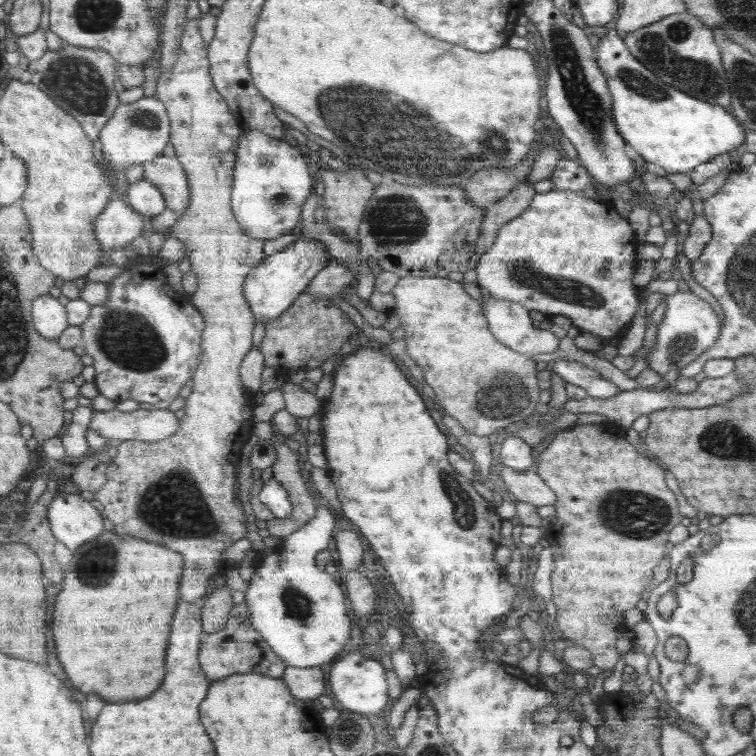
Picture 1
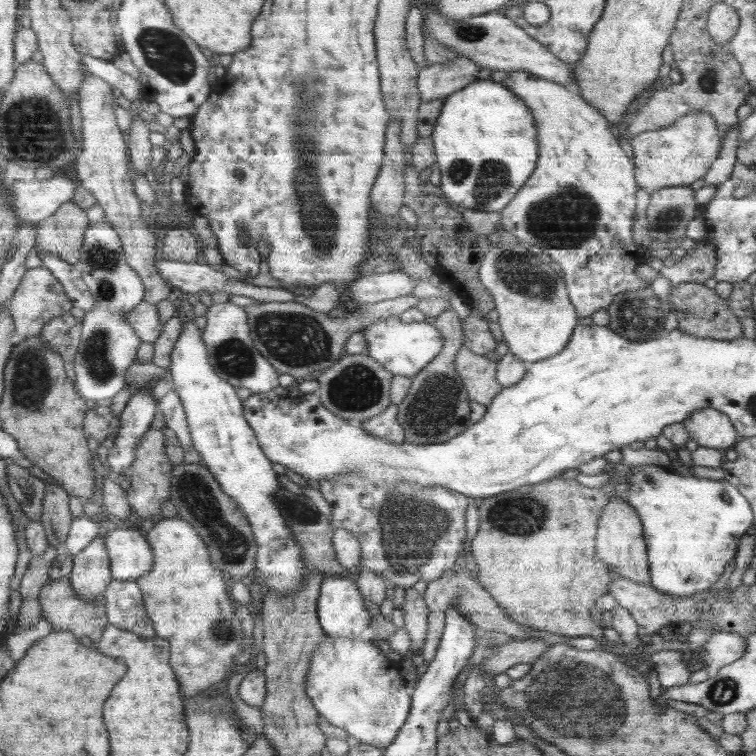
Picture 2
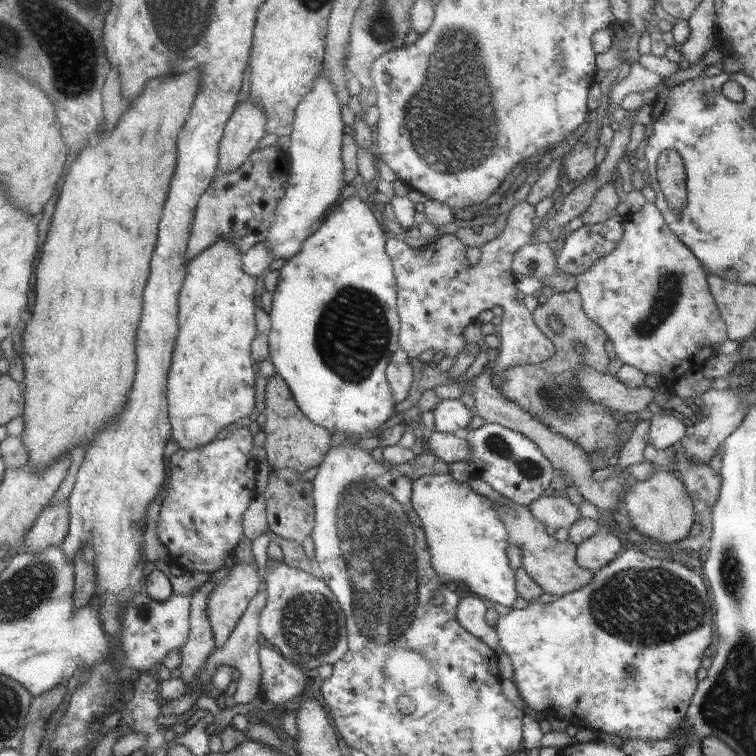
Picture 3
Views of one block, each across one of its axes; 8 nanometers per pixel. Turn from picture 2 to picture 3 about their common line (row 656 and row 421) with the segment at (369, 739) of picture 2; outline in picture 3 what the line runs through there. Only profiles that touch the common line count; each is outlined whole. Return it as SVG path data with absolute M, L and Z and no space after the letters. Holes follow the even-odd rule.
M360 196L348 197L344 202L338 203L322 220L318 228L310 233L308 239L305 240L304 246L288 262L280 269L280 279L276 290L273 292L272 309L269 313L271 318L271 328L269 333L270 358L275 366L275 372L278 373L289 385L297 404L301 407L301 411L314 424L321 425L329 429L329 432L336 434L342 432L349 438L381 437L386 429L389 429L393 423L398 422L402 417L398 413L398 403L392 394L388 378L386 378L385 370L388 370L388 363L392 355L398 350L398 328L400 328L400 320L396 314L396 280L394 280L394 272L392 272L392 263L386 250L384 250L384 232L378 224L378 219L374 216L372 209L368 203Z

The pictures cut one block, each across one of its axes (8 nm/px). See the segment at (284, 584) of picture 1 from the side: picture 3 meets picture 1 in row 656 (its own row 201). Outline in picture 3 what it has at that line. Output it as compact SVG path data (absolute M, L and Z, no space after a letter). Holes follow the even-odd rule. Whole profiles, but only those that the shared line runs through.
M321 73L314 81L313 88L297 107L291 144L287 152L290 168L284 196L278 201L276 220L267 234L266 243L275 254L275 259L288 260L304 246L304 238L312 232L310 226L328 210L336 206L340 188L344 184L341 148L344 134L343 112L338 104L338 92L326 73Z

